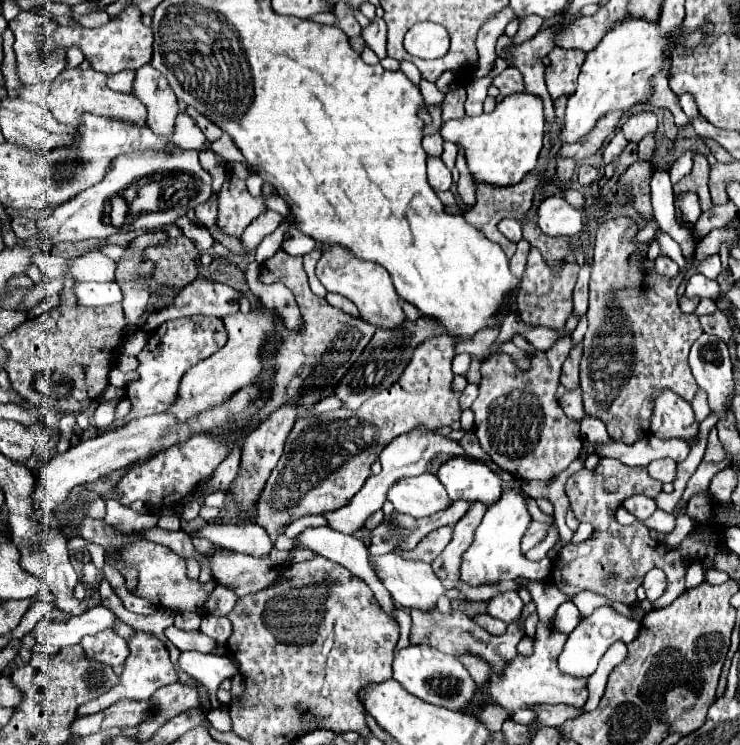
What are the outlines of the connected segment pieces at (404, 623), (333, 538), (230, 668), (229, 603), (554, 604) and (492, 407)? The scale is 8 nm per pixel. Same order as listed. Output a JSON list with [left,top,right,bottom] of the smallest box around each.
[[394,608,411,653],[271,525,393,615],[179,651,237,703],[205,585,237,615],[521,581,567,625],[471,333,583,481]]

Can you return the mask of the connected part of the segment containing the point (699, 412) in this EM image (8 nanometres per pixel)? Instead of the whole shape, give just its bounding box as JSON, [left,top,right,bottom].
[691,389,709,423]

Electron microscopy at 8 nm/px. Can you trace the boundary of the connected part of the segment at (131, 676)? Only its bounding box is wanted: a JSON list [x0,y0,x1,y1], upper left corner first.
[77,633,177,717]

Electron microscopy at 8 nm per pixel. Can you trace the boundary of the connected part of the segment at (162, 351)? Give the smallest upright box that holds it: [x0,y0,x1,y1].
[123,317,227,423]

